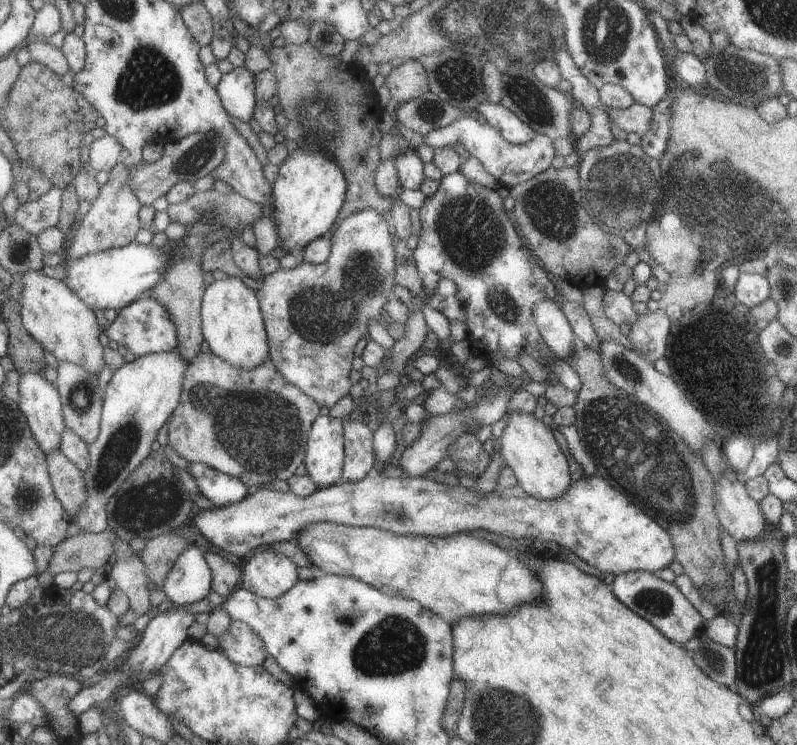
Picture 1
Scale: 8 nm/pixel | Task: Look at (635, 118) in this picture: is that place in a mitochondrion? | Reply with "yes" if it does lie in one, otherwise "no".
no

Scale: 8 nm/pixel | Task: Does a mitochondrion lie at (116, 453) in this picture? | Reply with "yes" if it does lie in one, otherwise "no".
yes

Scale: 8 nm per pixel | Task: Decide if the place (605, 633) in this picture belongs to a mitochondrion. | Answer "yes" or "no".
no

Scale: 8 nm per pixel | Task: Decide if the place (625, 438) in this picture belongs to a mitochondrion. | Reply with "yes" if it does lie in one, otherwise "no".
yes

